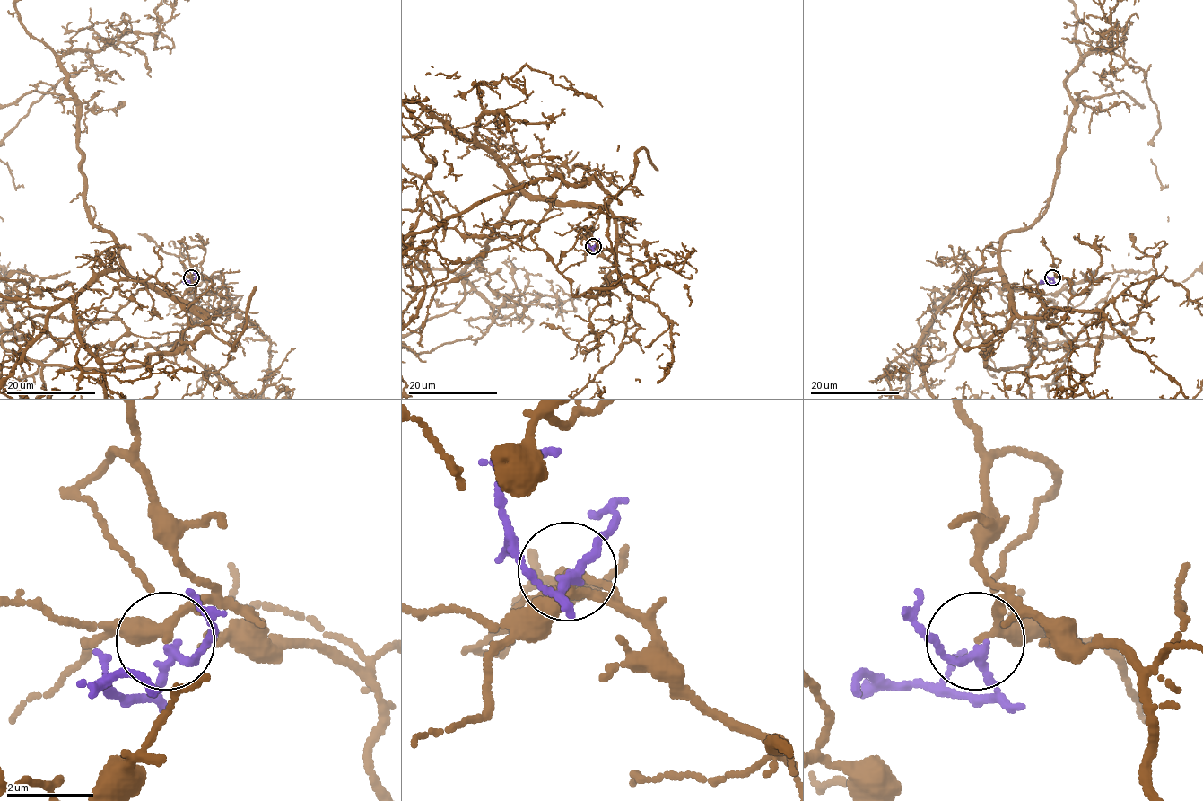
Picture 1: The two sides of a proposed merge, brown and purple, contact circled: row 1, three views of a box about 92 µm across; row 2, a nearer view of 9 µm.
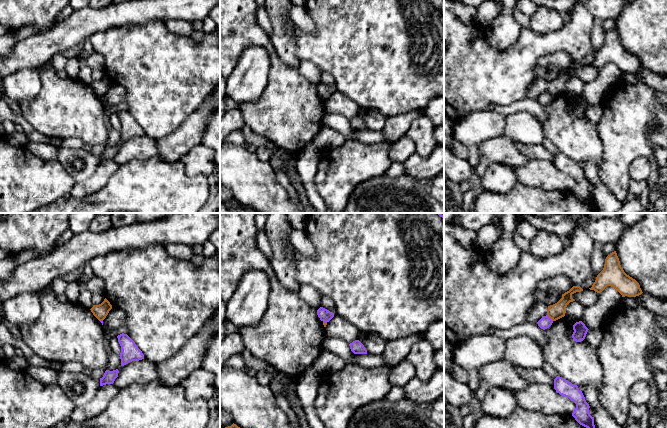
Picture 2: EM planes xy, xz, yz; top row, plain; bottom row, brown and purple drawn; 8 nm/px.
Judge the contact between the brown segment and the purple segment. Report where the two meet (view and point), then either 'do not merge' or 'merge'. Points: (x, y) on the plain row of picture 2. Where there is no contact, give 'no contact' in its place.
contact yz (550, 94); do not merge

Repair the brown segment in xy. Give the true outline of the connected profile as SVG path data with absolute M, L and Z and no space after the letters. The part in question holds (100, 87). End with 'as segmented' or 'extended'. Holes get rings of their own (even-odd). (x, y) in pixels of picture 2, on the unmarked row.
M105 74L101 80L93 81L93 83L90 86L99 97L103 97L111 85L112 81Z; as segmented

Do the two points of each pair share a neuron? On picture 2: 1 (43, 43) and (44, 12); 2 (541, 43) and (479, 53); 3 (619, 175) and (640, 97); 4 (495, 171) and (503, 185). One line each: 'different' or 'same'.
1: different
2: same
3: same
4: same

